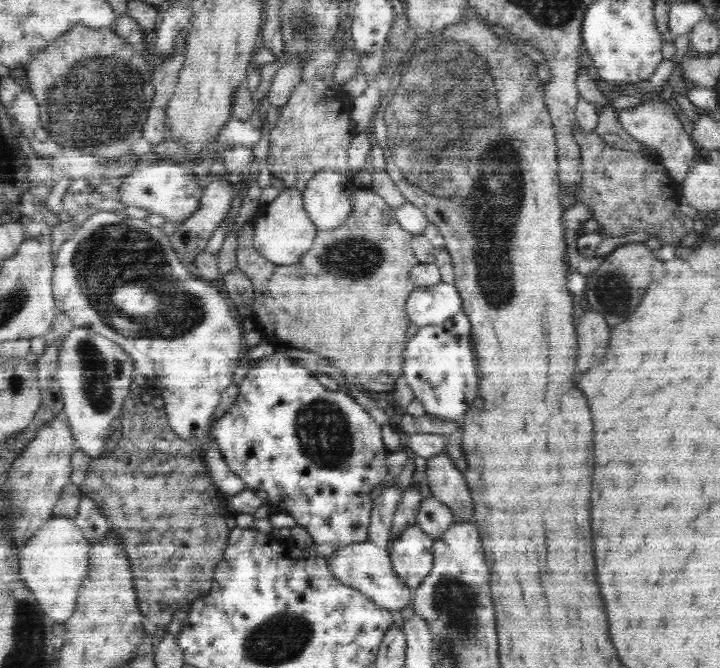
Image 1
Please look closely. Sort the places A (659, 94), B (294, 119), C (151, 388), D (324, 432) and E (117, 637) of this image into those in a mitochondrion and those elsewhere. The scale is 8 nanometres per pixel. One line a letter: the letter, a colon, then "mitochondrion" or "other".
A: other
B: other
C: other
D: mitochondrion
E: other

